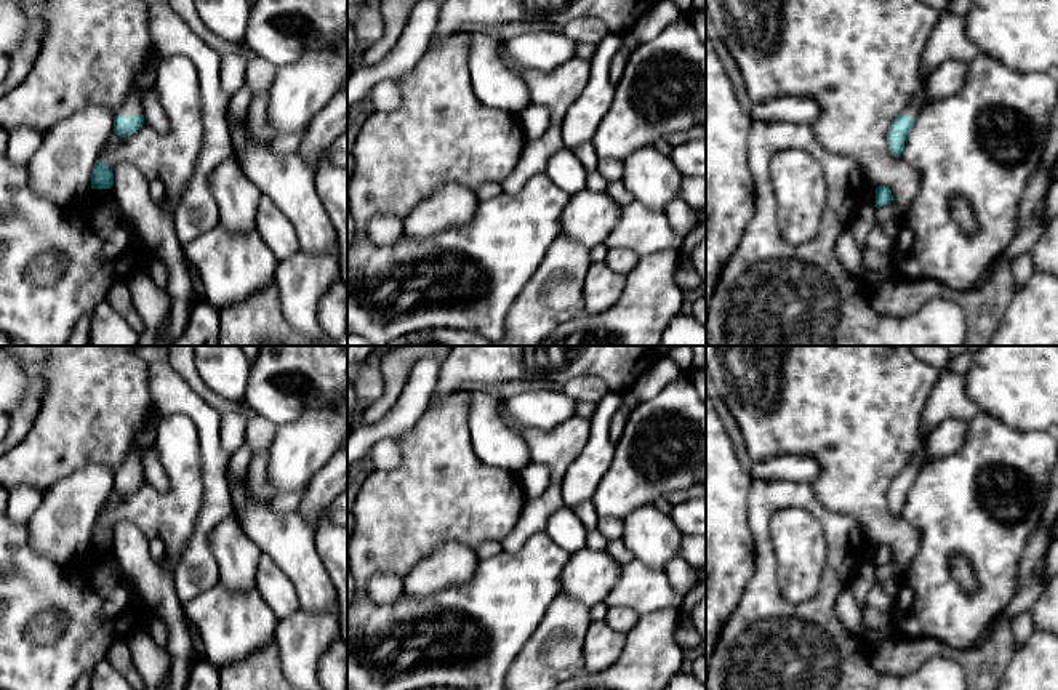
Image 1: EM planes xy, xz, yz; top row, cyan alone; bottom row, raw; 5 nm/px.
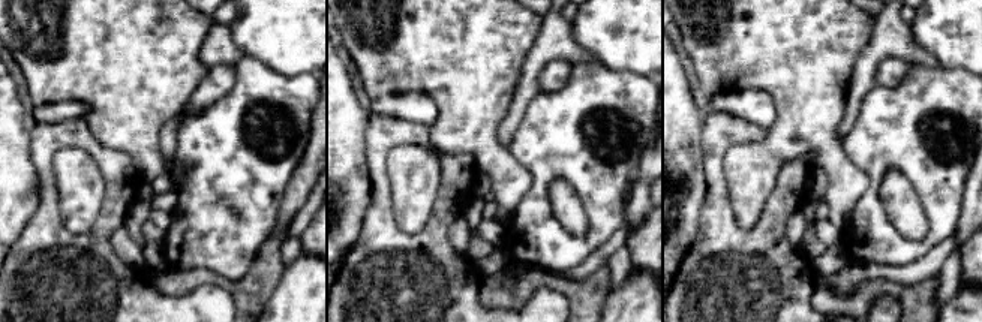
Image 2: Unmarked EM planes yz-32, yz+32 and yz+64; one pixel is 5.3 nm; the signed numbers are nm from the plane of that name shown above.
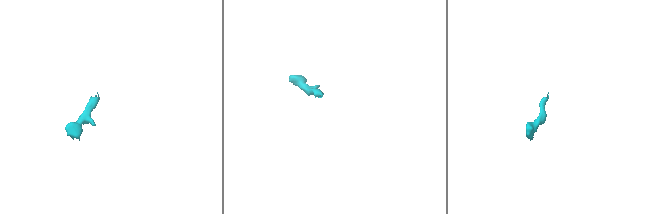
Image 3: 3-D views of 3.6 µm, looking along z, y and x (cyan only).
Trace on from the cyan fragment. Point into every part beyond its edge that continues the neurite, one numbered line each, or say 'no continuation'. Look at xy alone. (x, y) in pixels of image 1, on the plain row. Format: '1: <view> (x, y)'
1: xy (144, 439)

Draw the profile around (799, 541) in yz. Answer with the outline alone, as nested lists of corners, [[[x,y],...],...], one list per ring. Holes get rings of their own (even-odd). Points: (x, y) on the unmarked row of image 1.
[[[783,507],[770,520],[770,535],[783,596],[794,604],[808,600],[828,556],[821,524],[804,507]]]

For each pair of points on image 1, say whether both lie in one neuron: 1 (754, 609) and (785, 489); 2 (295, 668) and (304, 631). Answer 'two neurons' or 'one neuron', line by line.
1: one neuron
2: one neuron

